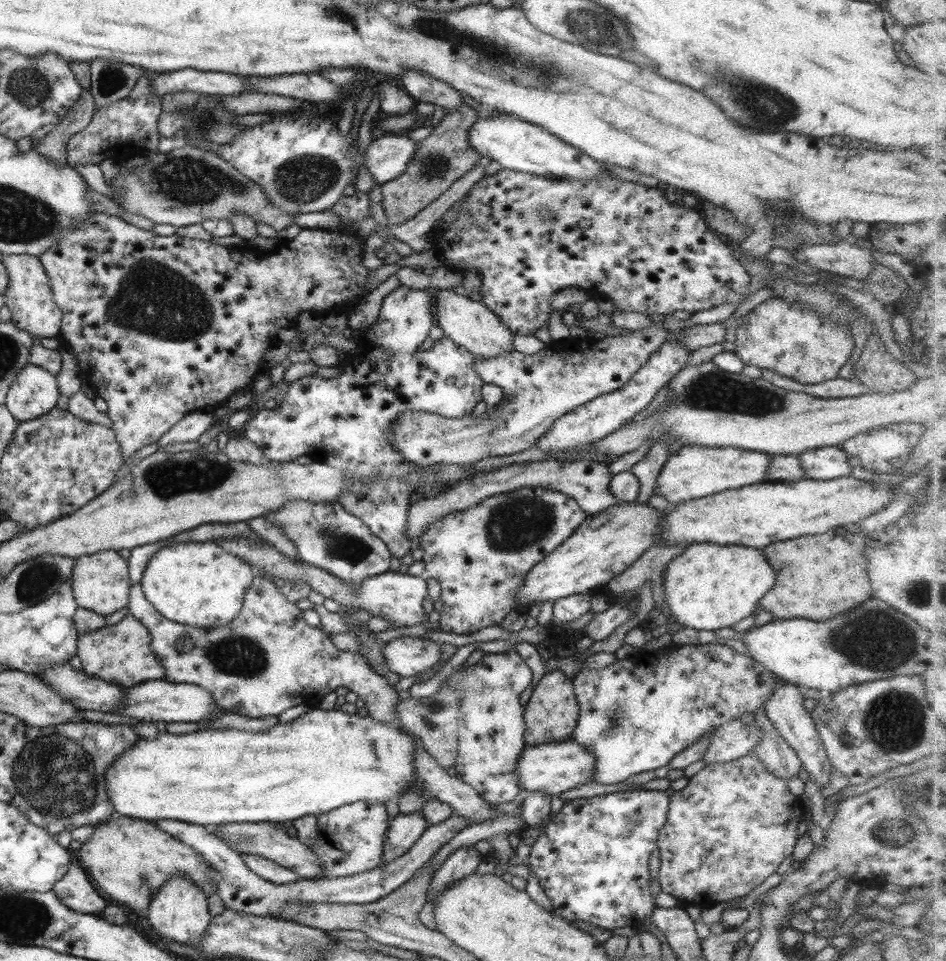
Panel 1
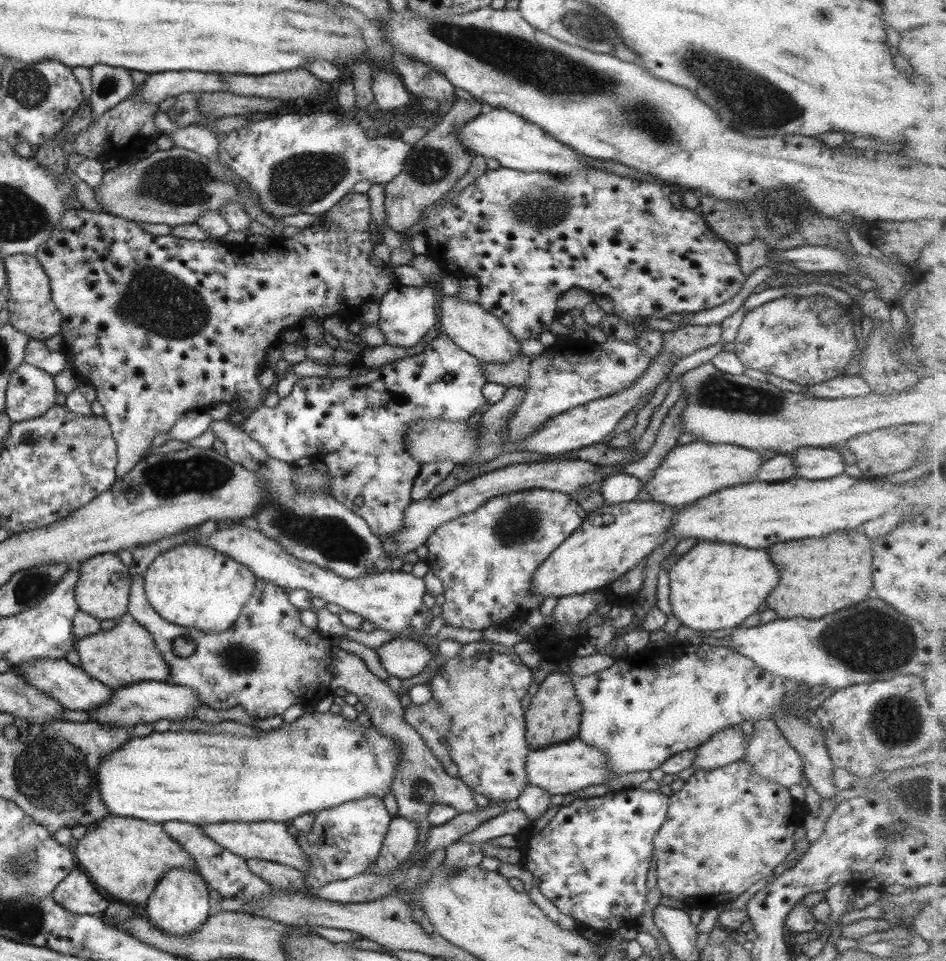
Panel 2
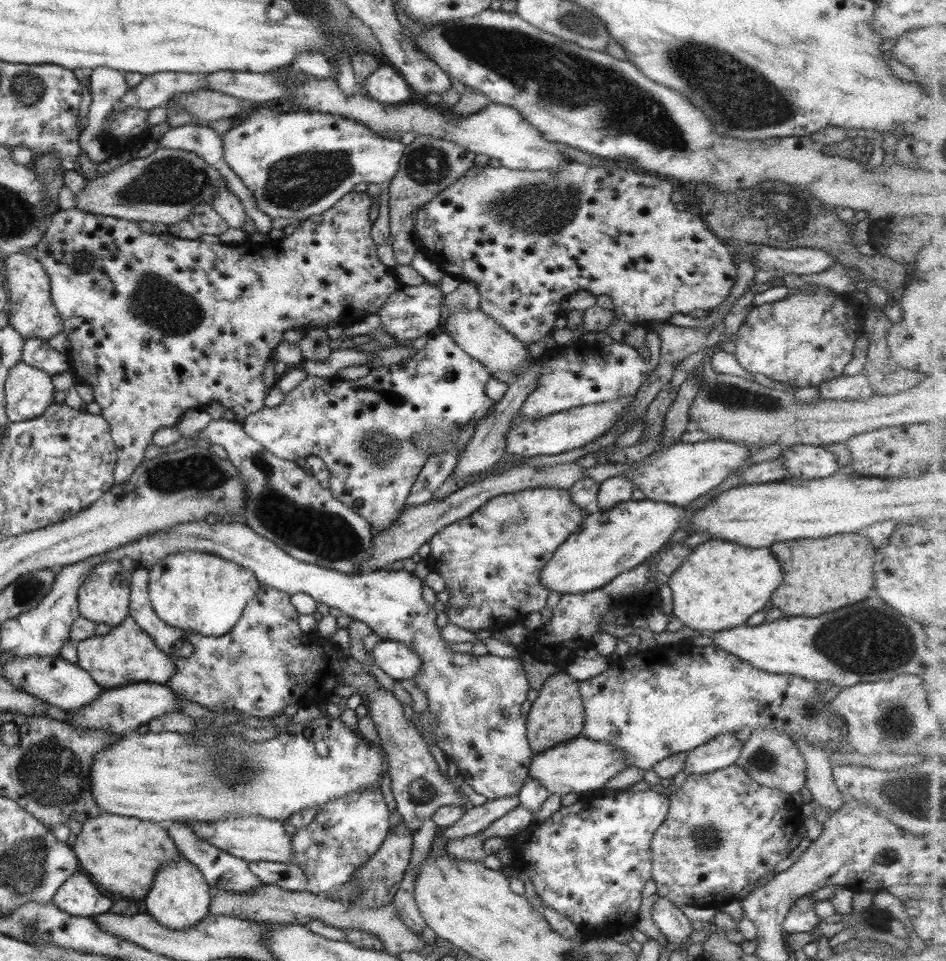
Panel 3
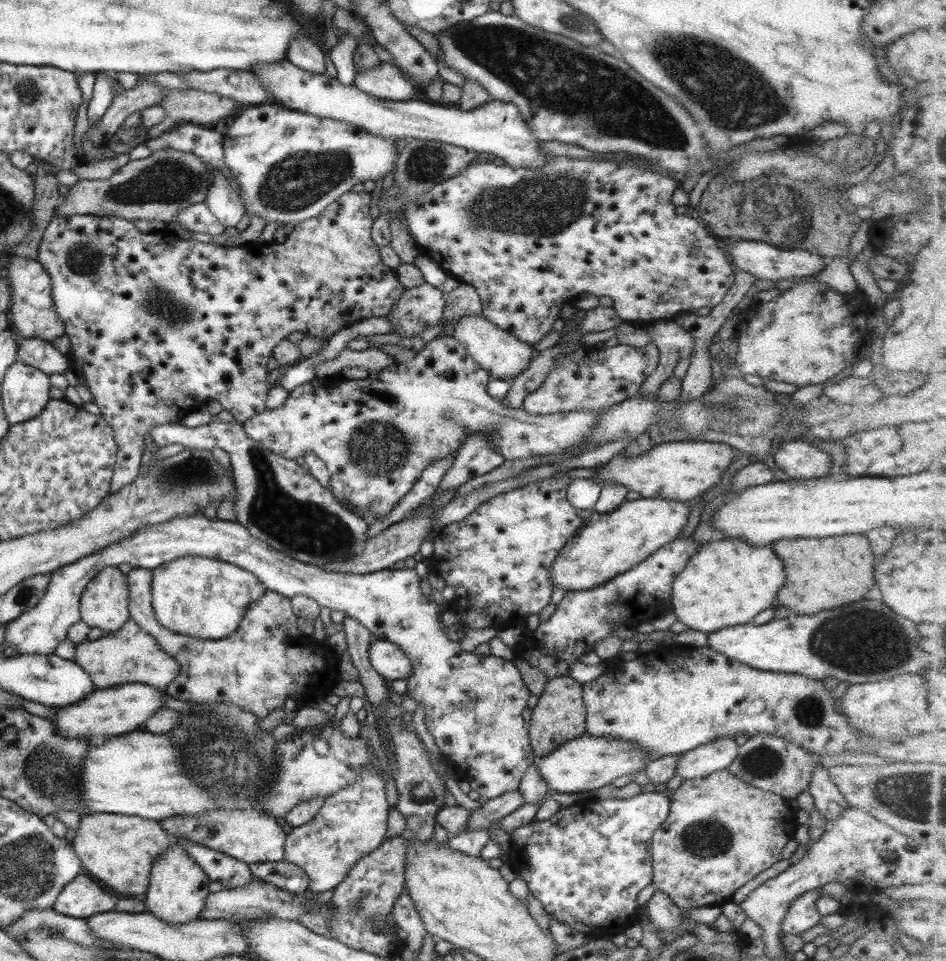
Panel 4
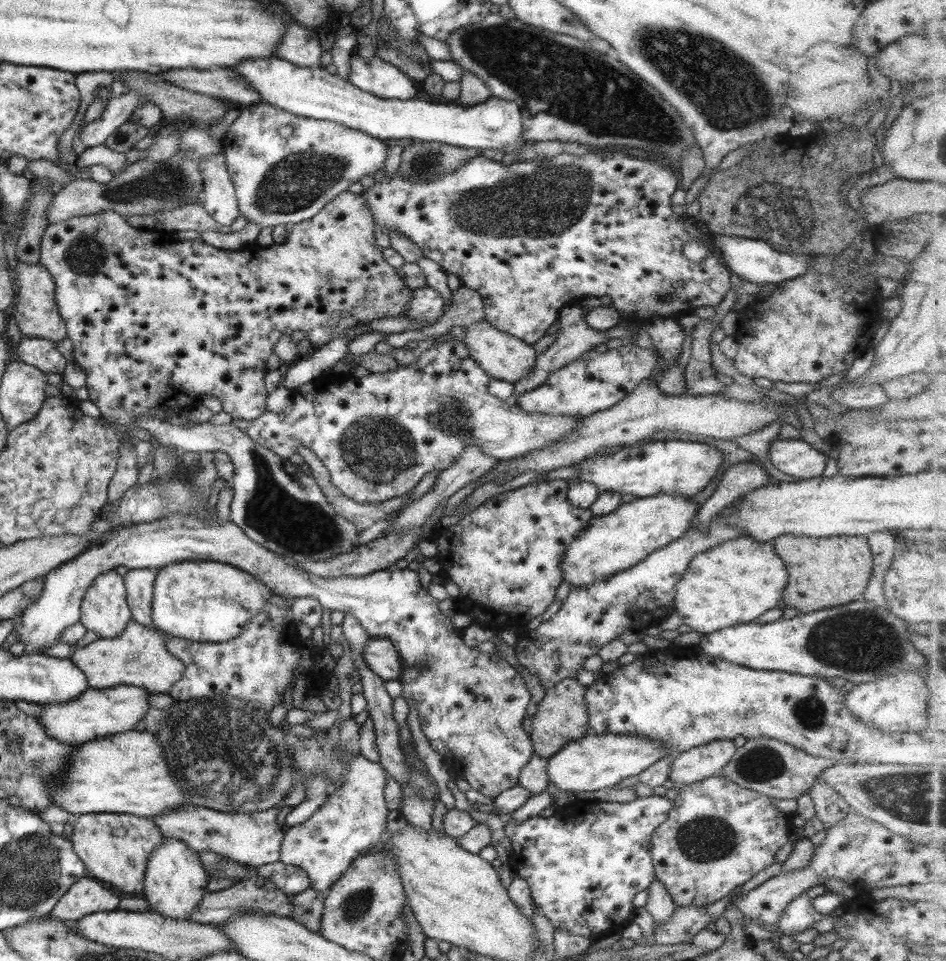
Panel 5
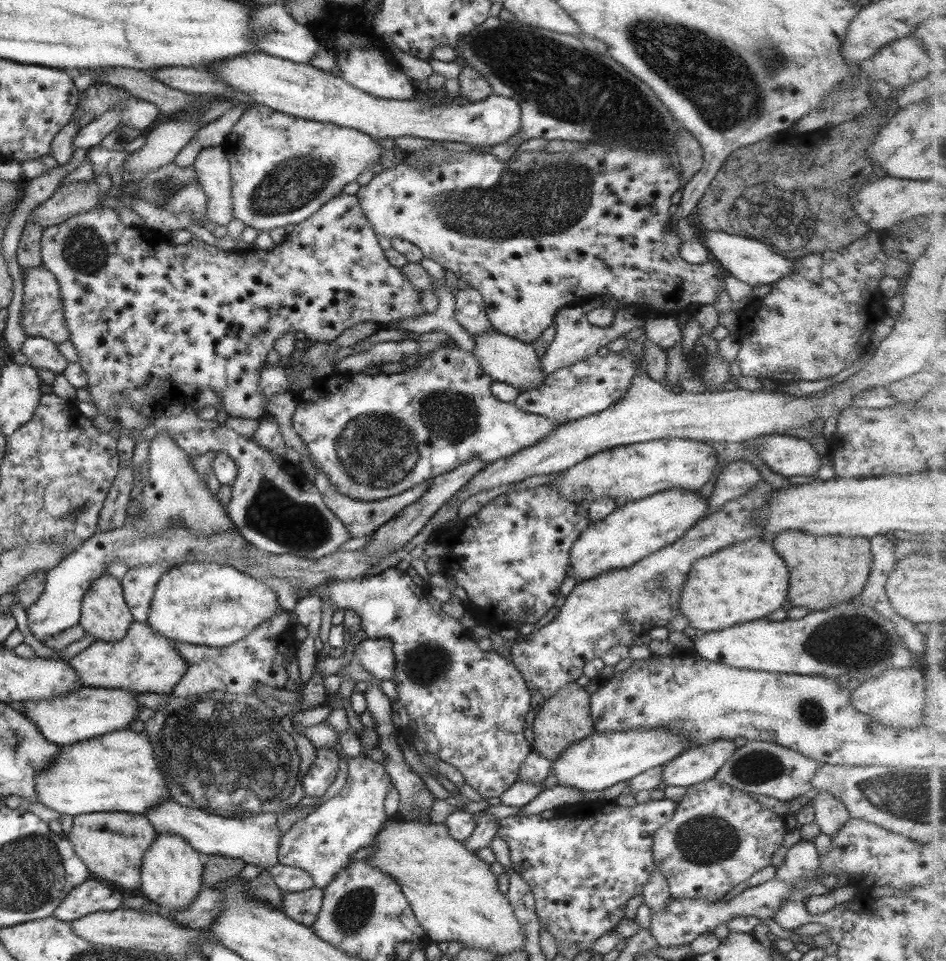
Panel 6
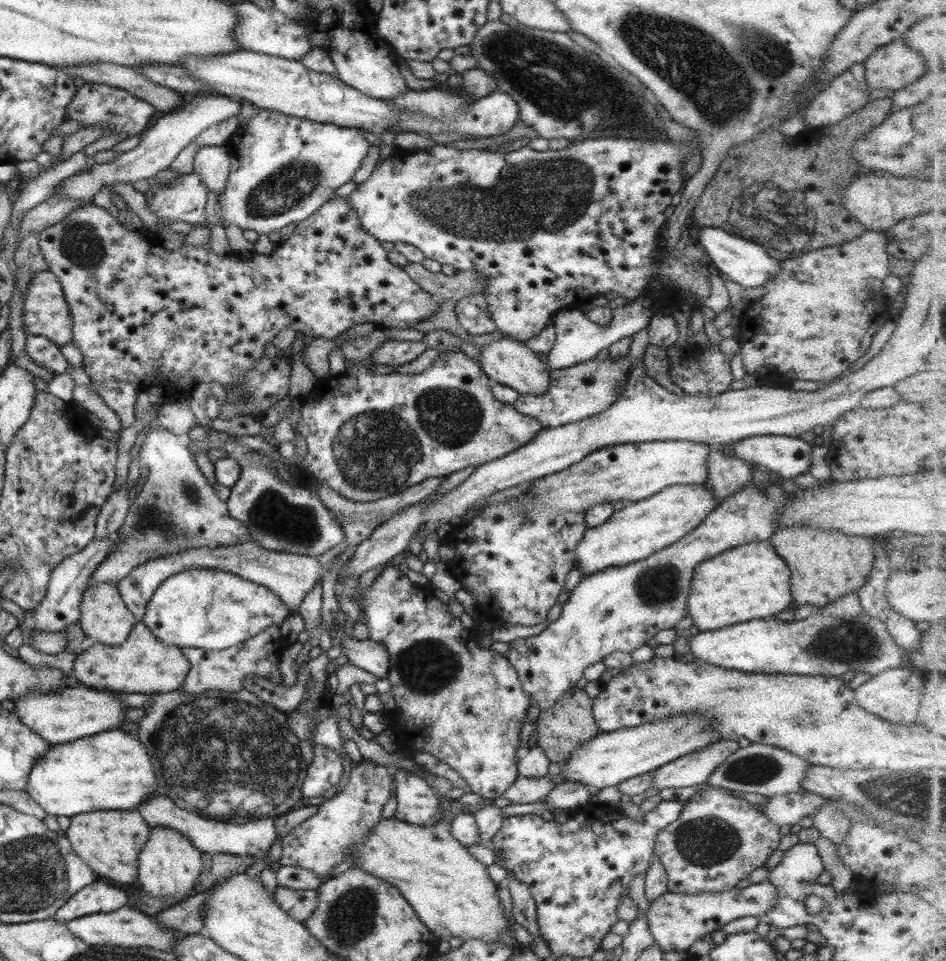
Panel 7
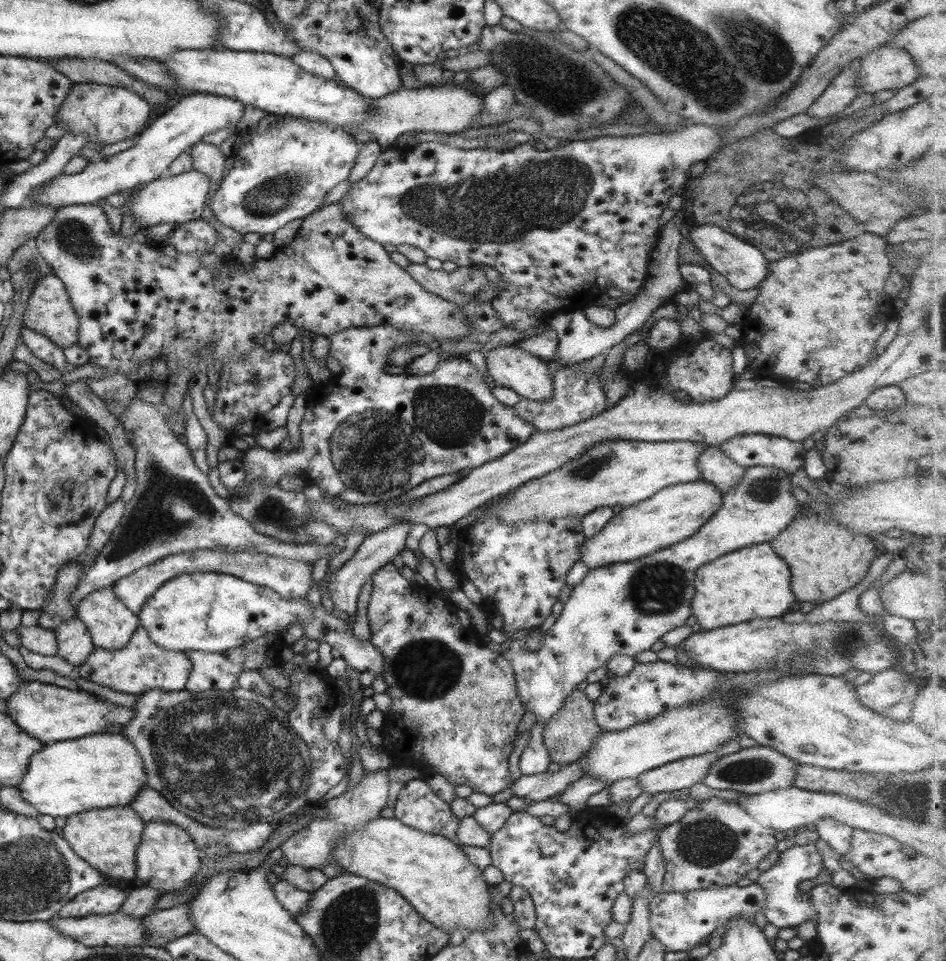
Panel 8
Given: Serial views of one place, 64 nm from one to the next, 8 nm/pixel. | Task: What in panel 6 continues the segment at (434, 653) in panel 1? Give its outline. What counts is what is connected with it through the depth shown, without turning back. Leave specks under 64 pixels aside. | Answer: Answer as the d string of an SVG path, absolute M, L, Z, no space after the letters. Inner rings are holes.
M381 638L379 640L363 639L355 645L348 645L352 647L352 656L358 661L358 663L363 667L365 672L368 672L372 678L381 680L389 680L393 674L393 653L392 648L390 648L390 642Z

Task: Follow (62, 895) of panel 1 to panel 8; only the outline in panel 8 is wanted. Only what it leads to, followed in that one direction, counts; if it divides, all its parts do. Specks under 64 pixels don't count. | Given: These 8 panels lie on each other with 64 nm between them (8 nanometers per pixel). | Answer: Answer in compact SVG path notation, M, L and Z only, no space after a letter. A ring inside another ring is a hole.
M111 885L96 886L74 896L62 905L57 916L77 918L87 915L107 916L119 910L125 900L125 893Z

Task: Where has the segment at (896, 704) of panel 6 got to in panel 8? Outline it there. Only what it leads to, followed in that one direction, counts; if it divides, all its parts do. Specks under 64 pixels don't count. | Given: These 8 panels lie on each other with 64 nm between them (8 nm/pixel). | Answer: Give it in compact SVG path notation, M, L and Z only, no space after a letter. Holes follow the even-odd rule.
M895 668L885 669L871 674L872 677L864 684L854 687L859 702L877 714L893 720L907 721L910 718L912 702L917 696L921 682L910 678Z

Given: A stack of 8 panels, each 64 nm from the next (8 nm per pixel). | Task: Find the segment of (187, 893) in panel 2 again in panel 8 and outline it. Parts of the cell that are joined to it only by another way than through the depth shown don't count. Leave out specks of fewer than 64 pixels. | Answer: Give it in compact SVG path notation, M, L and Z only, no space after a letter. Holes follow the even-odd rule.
M149 821L144 824L135 849L135 874L144 885L157 889L160 894L184 886L199 869L200 849L188 832L167 821Z

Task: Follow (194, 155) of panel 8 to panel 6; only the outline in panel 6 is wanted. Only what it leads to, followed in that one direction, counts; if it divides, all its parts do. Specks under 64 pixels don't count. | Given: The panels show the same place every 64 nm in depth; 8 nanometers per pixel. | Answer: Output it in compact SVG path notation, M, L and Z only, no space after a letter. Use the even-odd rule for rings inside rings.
M223 146L201 149L193 163L196 180L207 197L206 217L225 226L230 216L230 166Z

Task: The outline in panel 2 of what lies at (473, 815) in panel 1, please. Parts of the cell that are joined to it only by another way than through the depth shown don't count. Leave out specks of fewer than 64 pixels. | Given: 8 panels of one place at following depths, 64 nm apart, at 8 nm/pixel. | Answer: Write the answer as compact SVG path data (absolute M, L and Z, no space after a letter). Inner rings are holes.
M141 573L132 576L126 613L152 636L155 648L169 667L169 676L165 679L167 684L190 688L198 696L200 704L215 710L241 706L255 719L279 716L292 704L306 704L307 690L313 690L314 701L335 688L343 688L357 696L376 731L399 747L398 765L392 776L390 791L397 804L395 816L414 822L418 830L415 847L421 847L421 841L429 832L431 824L427 813L436 804L454 808L458 813L480 808L475 805L470 788L457 776L445 773L444 766L425 746L420 734L404 721L404 710L397 693L377 679L357 655L347 653L335 646L332 639L301 625L300 612L288 602L286 590L257 578L253 593L243 604L237 620L223 632L203 633L196 628L171 624L153 611L146 600L143 577ZM179 636L189 636L194 642L194 651L188 657L171 653L173 639Z

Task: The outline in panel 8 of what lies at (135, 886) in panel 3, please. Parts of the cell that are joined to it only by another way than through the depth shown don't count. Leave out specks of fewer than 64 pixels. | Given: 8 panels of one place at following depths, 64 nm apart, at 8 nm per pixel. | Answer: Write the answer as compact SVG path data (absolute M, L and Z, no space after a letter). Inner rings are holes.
M127 805L112 806L107 808L92 808L88 811L78 812L77 814L65 817L65 825L58 832L67 841L69 848L91 868L97 869L104 877L116 878L119 880L131 881L135 878L135 849L140 839L145 822L140 816L133 812Z

